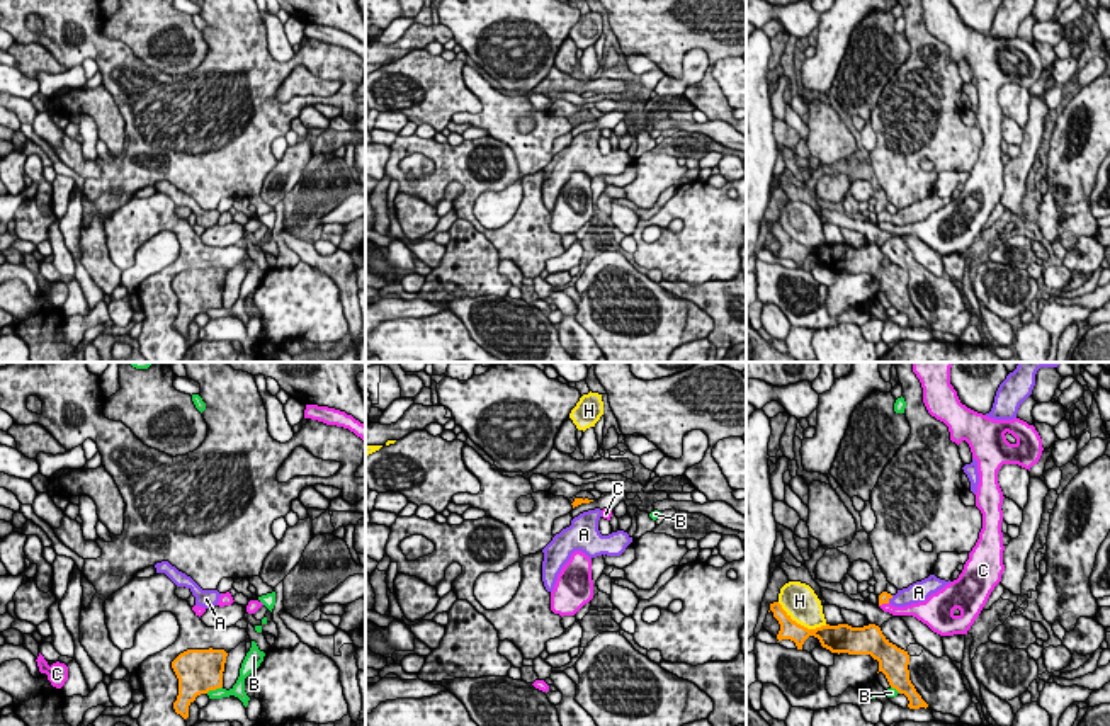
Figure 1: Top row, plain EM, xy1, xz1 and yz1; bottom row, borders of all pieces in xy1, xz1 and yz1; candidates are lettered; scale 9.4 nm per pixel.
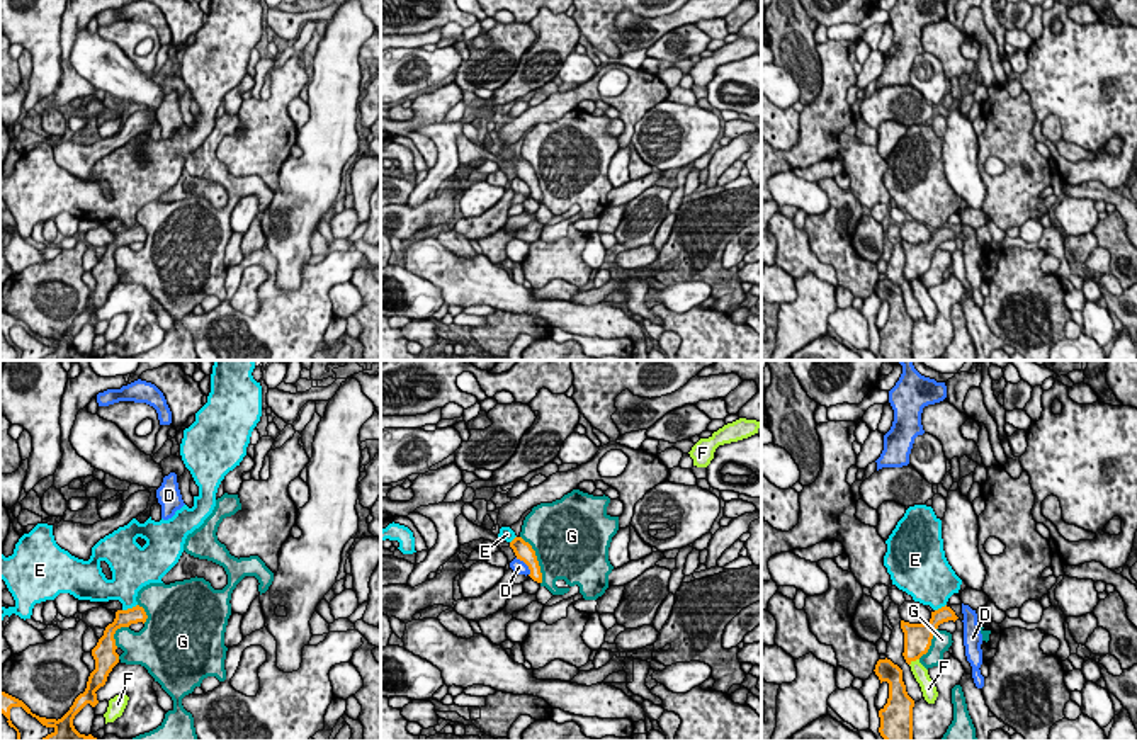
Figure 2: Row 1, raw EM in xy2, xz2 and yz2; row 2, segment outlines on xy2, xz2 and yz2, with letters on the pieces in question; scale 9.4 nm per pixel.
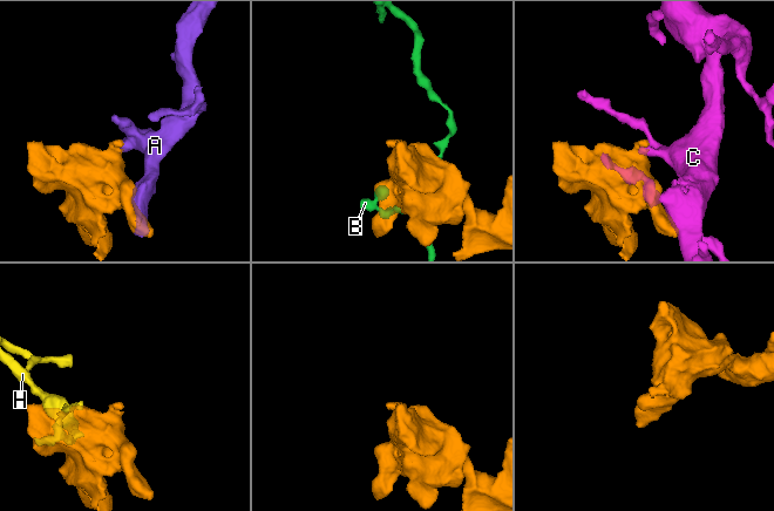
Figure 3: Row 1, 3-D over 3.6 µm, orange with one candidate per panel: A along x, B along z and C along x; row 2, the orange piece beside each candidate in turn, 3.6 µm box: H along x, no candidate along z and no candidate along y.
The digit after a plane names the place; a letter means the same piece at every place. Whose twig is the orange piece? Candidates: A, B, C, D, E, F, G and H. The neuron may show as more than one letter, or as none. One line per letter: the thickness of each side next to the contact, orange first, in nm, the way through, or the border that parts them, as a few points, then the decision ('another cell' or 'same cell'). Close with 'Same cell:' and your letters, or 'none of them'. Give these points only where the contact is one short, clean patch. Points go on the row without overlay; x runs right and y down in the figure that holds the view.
A: calibres 100 and 190 nm; way yz1 (884, 216), (891, 216), (906, 216), (917, 211); same cell
B: calibres 420 and 130 nm; border xy1 (221, 305), (206, 311); another cell
C: calibres 100 and 100 nm; border yz1 (888, 221), (879, 225); another cell
D: calibres 170 and 130 nm; another cell
E: calibres 160 and 280 nm; border xy2 (136, 223), (123, 230); another cell
F: calibres 260 and 140 nm; another cell
G: calibres 170 and 480 nm; another cell
H: calibres 190 and 320 nm; another cell
Same cell: A

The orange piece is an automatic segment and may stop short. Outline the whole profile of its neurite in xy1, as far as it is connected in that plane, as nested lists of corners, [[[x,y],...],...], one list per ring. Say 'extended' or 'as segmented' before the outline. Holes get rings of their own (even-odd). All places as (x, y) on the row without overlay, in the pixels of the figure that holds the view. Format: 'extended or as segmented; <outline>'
as segmented; [[[187,269],[180,272],[172,287],[178,298],[178,315],[173,328],[184,338],[197,315],[223,306],[223,291],[228,272],[224,269]]]

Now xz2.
as segmented; [[[515,156],[510,161],[510,167],[513,168],[517,178],[523,180],[529,189],[530,189],[530,197],[537,202],[542,202],[542,192],[540,192],[540,185],[535,175],[535,170],[532,168],[532,165],[529,161],[525,161],[522,156]]]

